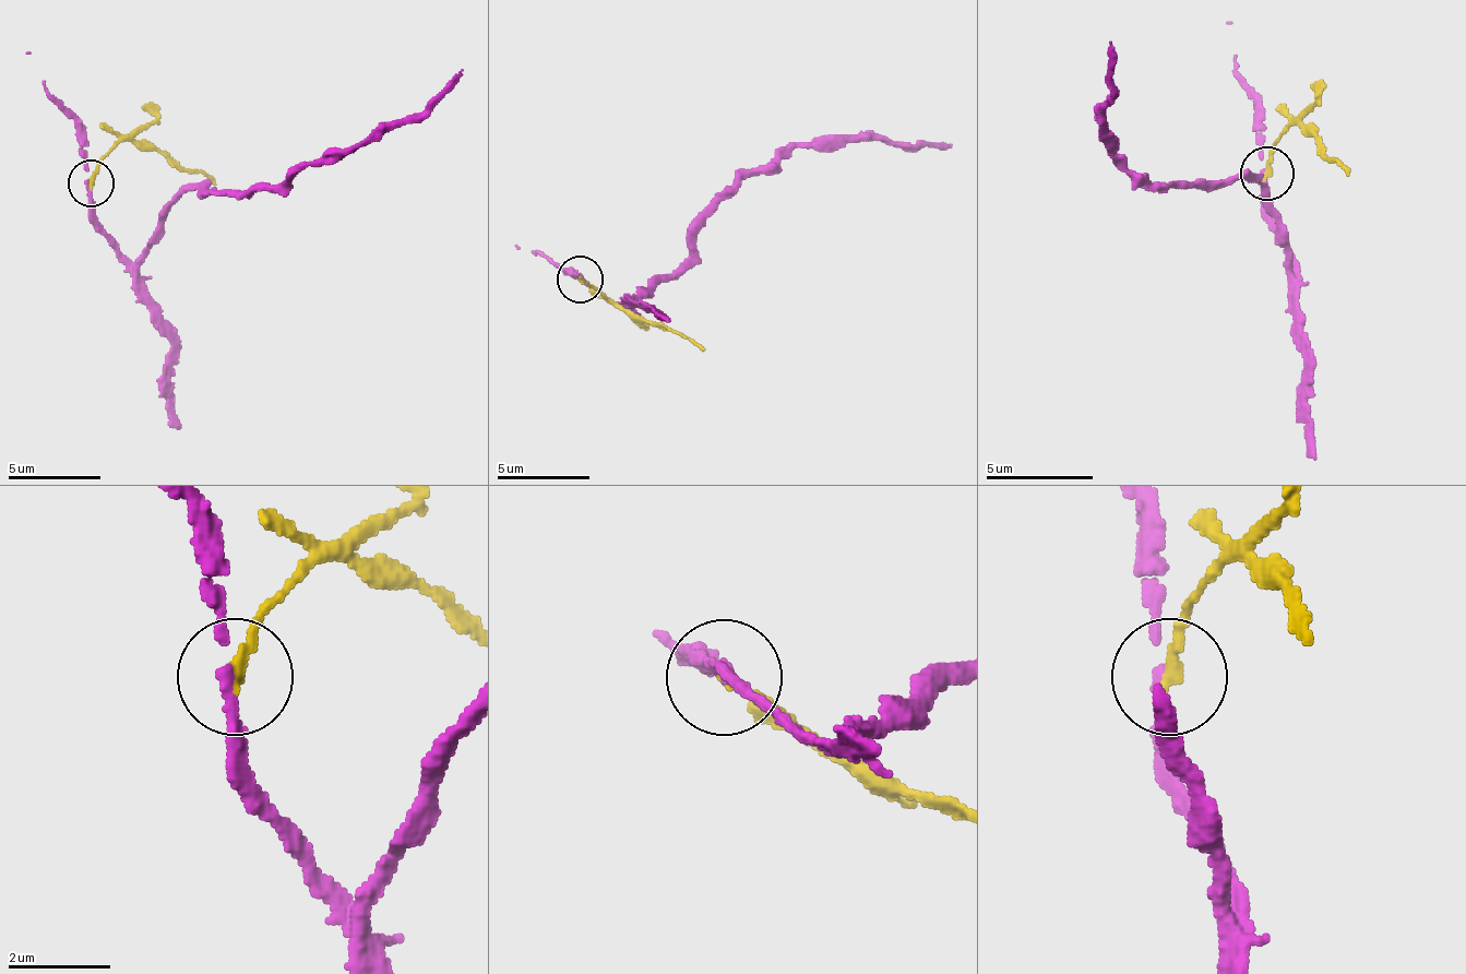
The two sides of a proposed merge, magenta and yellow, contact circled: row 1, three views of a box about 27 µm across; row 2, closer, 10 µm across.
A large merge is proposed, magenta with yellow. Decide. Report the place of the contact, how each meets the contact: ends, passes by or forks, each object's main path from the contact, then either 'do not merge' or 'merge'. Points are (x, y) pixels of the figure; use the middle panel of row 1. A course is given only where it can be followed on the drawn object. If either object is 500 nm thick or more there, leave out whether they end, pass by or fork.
(580, 280) | magenta passes by | yellow ends | magenta via (581, 275), (622, 304), (651, 289), (743, 178), (772, 174), (799, 145), (953, 145) | yellow via (581, 281), (591, 281), (614, 304), (706, 351) | do not merge

